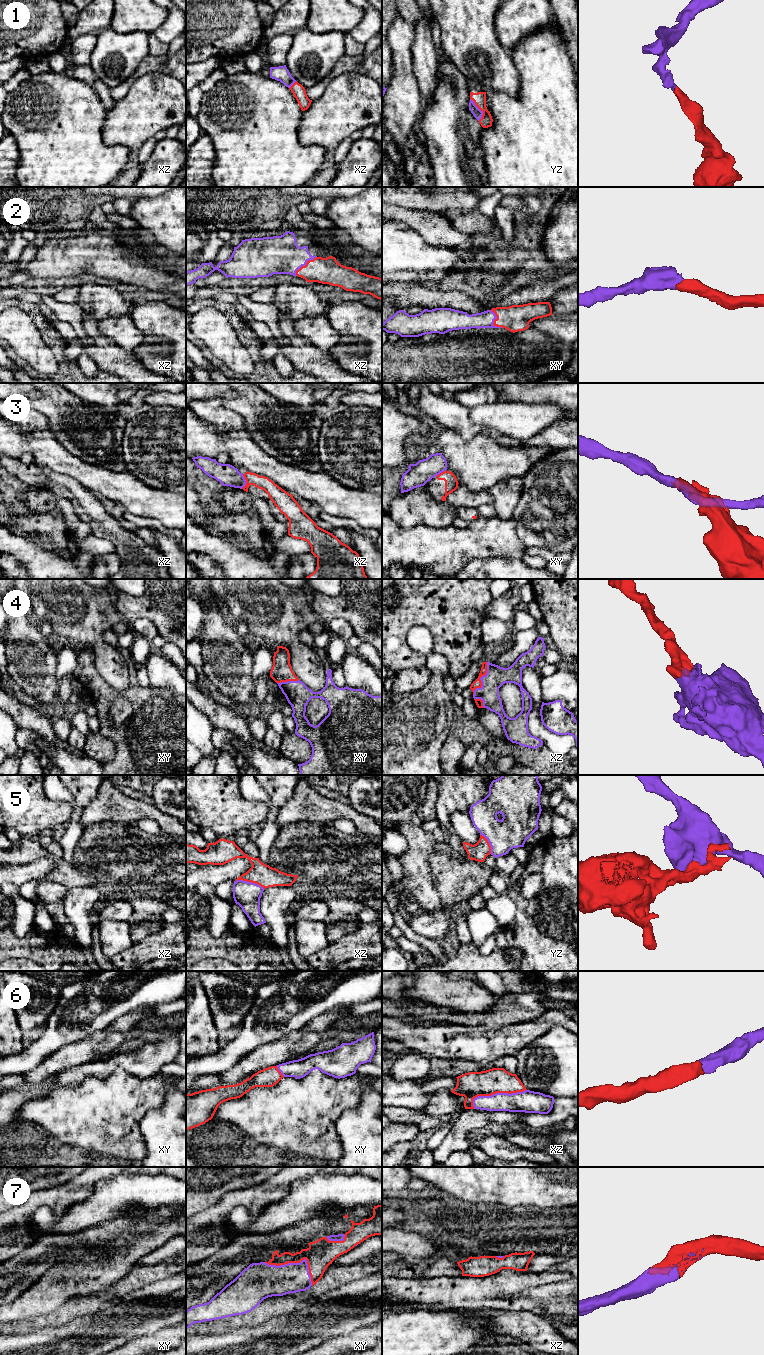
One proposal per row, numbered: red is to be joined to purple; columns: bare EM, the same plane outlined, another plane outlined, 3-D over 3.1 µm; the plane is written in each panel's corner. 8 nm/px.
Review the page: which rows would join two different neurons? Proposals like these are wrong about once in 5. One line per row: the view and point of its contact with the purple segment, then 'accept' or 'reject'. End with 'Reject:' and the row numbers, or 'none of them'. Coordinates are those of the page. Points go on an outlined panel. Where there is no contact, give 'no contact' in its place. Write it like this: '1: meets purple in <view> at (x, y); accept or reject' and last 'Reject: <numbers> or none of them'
1: meets purple in yz at (479, 109); accept
2: meets purple in xz at (304, 265); accept
3: meets purple in xz at (245, 481); reject
4: meets purple in xz at (480, 679); accept
5: meets purple in xz at (250, 882); reject
6: meets purple in xz at (496, 1093); accept
7: meets purple in xy at (298, 1263); accept
Reject: 3, 5

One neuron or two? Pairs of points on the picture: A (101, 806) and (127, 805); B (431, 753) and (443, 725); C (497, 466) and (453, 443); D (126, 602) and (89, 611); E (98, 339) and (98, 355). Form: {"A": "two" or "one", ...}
{"A": "one", "B": "one", "C": "one", "D": "two", "E": "one"}

